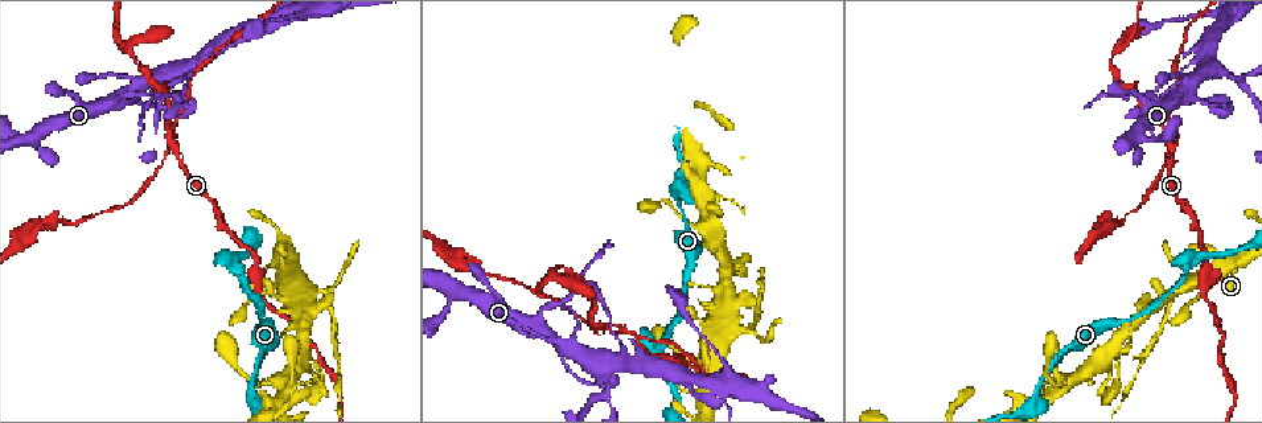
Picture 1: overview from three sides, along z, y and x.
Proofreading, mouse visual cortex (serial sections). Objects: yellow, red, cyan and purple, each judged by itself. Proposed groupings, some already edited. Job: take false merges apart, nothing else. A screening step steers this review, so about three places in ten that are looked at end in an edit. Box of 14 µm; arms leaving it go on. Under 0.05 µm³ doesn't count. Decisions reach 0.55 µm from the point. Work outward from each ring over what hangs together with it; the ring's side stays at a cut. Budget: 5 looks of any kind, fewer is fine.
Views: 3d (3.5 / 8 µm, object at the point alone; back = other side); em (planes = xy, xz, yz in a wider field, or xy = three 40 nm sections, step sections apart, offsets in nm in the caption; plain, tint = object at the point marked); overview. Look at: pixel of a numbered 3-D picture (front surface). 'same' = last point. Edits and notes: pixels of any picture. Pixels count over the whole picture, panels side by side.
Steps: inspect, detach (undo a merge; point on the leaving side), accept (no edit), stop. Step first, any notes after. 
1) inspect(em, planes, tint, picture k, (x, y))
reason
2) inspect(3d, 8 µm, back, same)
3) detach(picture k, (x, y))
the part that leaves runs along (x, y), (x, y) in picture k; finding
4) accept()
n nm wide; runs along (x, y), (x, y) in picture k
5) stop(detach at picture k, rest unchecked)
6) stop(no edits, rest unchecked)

inspect(3d, 8 µm, picture 1, (676, 362))
thick turns thin

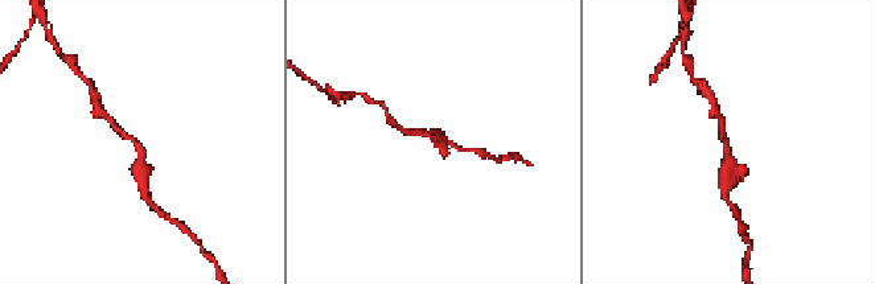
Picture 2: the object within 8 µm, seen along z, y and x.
inspect(em, xy, step 5, tint, picture 2, (139, 147))
arms of 150, 300 nm; need the tissue

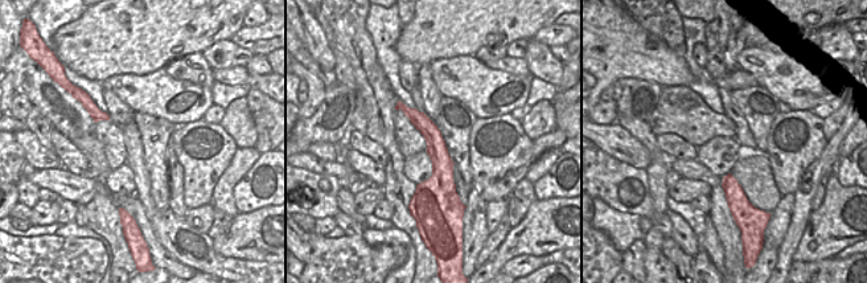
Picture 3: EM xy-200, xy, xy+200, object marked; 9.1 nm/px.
accept()
runs along (113, 123), (139, 144), (144, 185) in picture 2; all the same cell

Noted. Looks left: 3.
inspect(3d, 3.5 µm, picture 1, (324, 292))
three-way junction

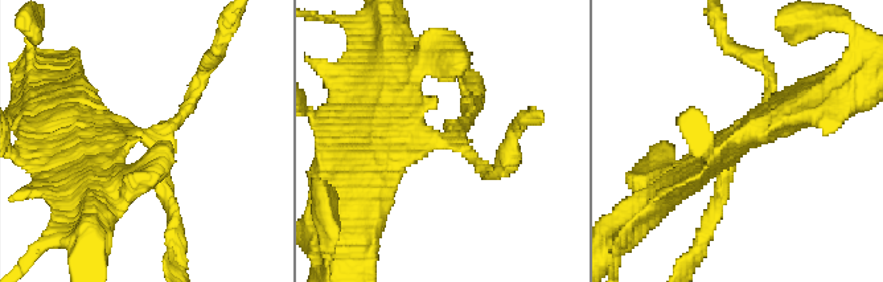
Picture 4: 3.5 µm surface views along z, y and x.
inspect(em, xy, step 1, tint, picture 4, (153, 142))
3 arms; arms of 150, 200, 400 nm

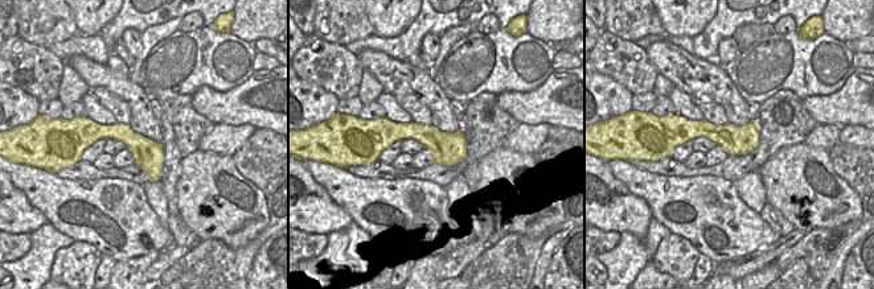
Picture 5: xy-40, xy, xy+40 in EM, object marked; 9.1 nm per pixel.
detach(picture 4, (187, 106))
two cells meet here

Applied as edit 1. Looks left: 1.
stop(detach at picture 4, rest unchecked)

